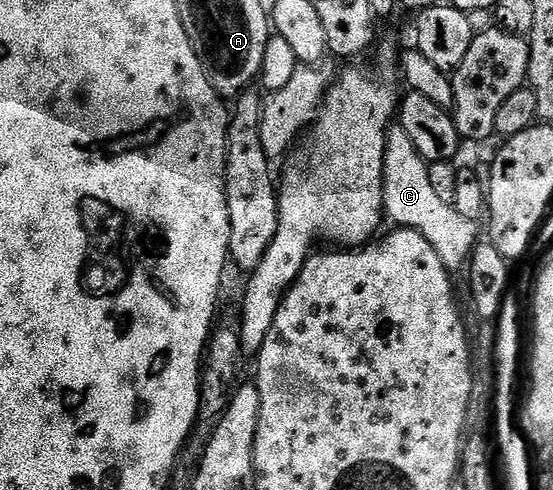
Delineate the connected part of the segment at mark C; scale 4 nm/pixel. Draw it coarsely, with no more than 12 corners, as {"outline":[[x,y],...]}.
{"outline":[[404,132],[384,142],[384,213],[450,271],[477,244],[476,221],[442,203]]}

